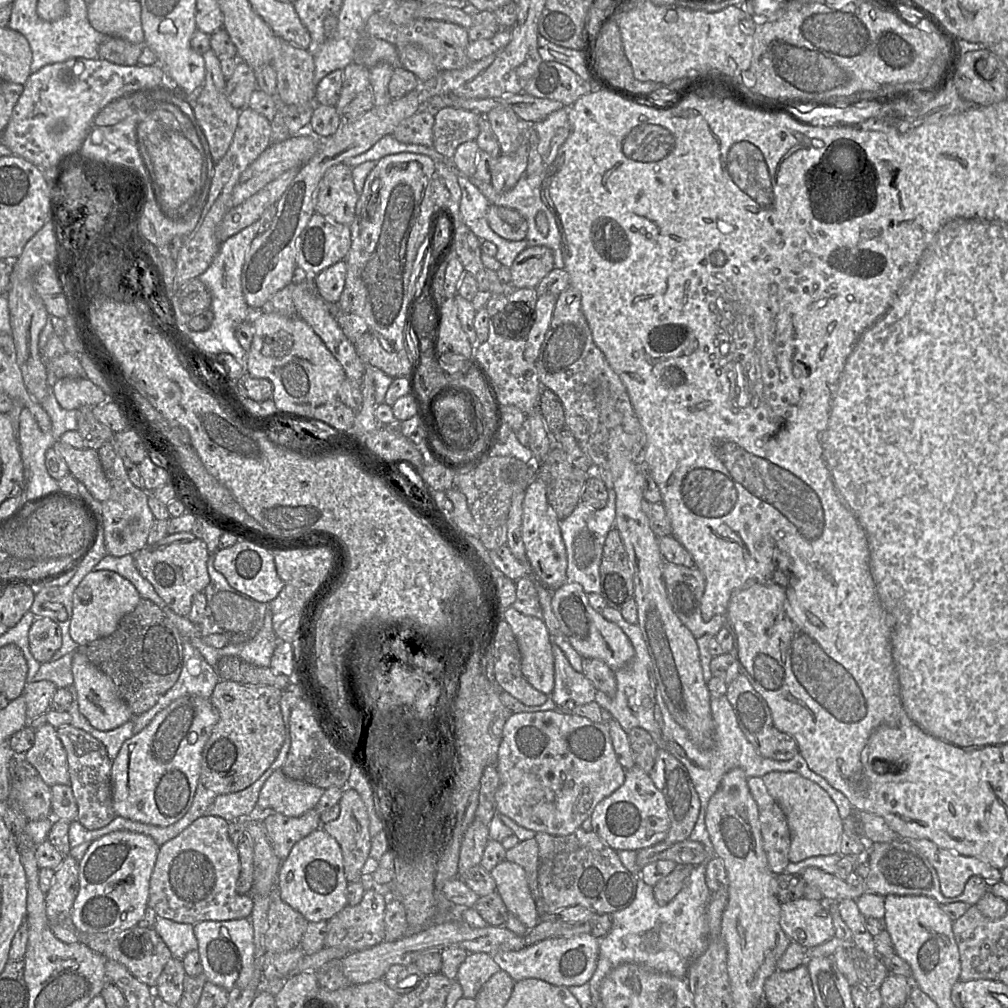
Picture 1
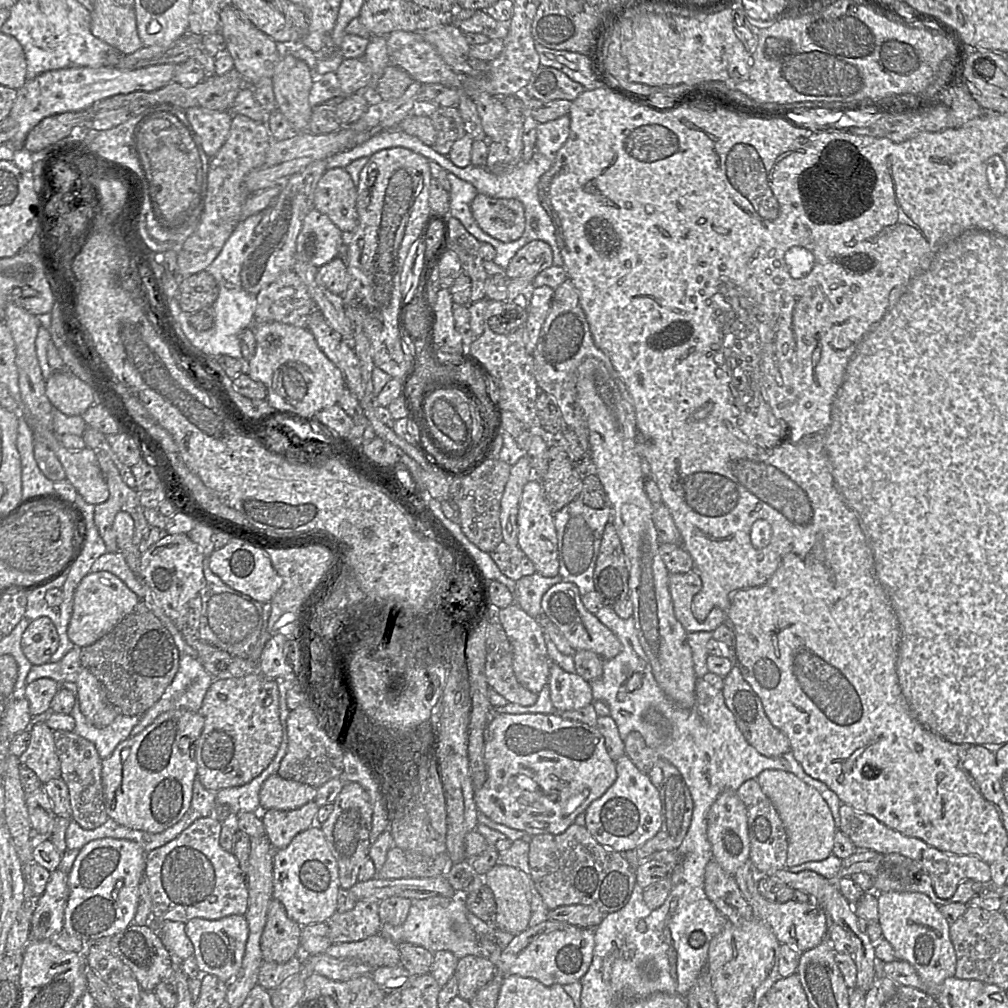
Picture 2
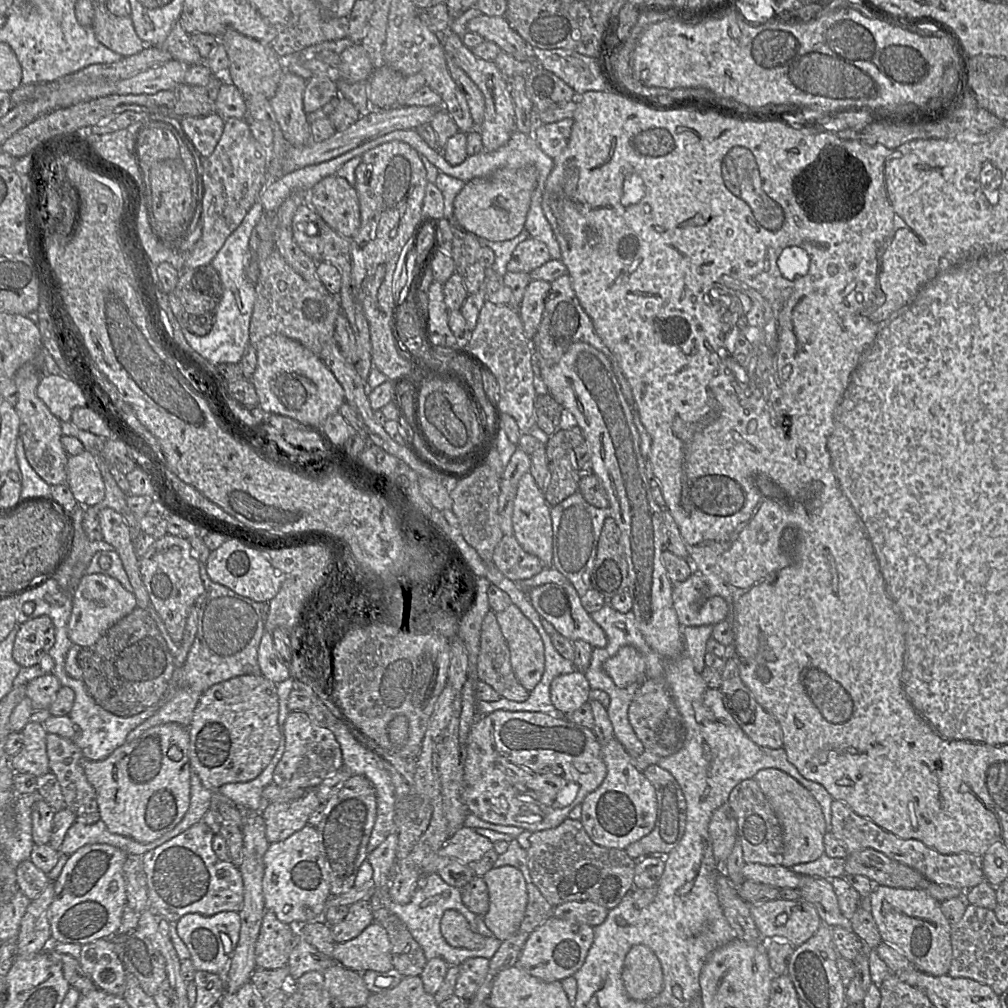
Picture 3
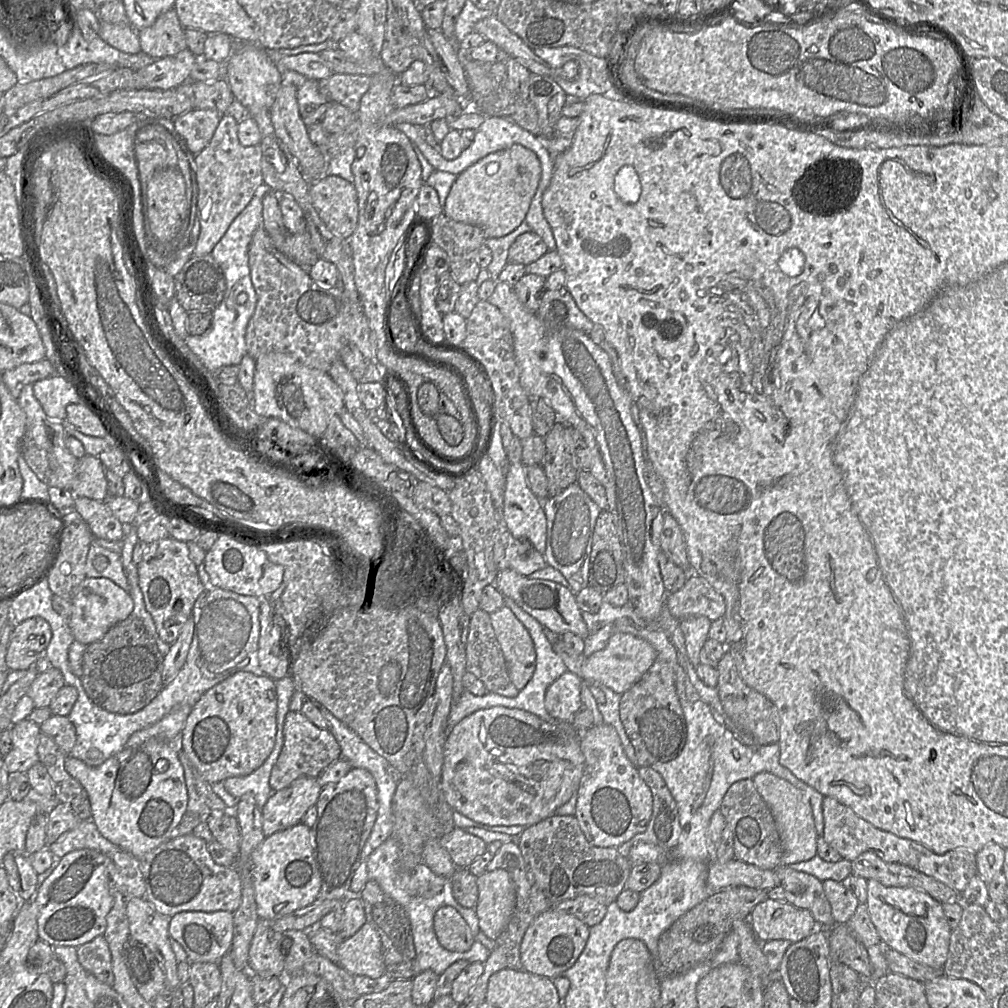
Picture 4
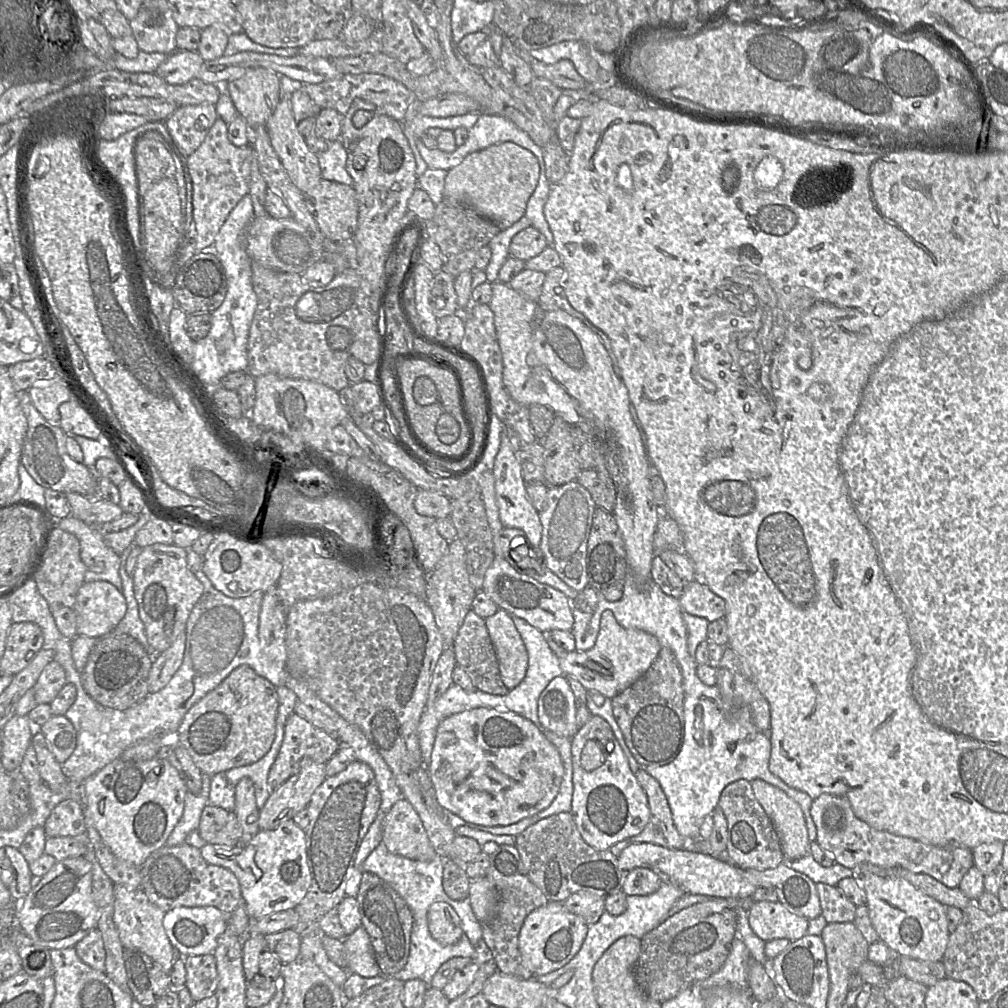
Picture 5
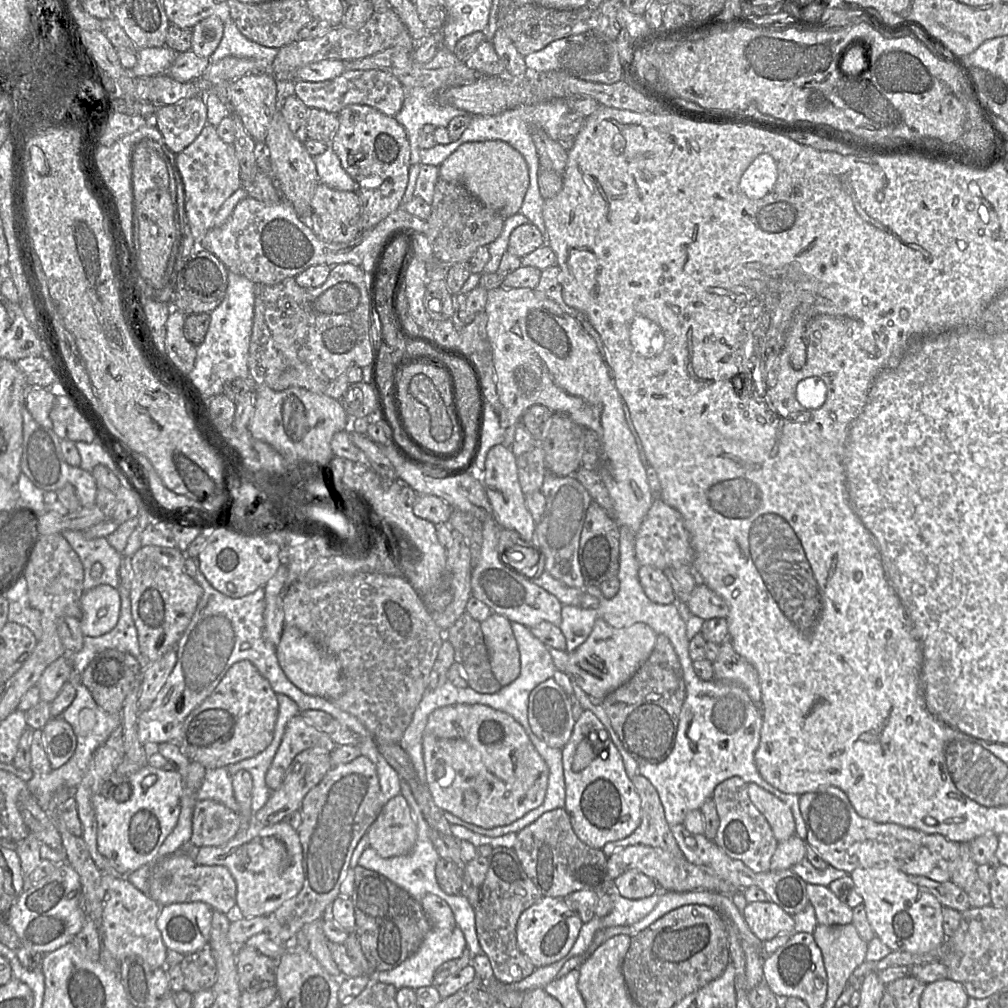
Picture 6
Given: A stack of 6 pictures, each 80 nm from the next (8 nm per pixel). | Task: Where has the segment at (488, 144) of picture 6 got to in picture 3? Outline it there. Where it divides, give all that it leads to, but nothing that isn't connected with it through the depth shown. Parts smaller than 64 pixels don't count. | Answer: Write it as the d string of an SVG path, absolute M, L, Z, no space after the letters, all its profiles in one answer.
M533 165L518 170L502 170L490 177L475 178L465 183L454 200L454 216L467 232L486 240L500 242L516 237L524 228L531 196L537 185Z

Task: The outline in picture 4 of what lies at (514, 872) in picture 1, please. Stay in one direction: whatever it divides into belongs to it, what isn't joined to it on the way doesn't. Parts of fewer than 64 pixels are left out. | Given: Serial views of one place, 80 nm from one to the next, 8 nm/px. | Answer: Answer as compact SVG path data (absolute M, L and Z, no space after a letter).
M496 869L477 876L478 902L475 912L480 930L496 940L507 927L516 905L514 884L507 871Z

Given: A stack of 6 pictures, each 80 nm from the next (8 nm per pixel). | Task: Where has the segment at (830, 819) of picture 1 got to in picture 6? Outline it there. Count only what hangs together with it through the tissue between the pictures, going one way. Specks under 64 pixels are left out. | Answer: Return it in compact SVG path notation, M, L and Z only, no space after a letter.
M755 783L748 784L752 803L768 821L778 842L795 835L795 820L791 808L772 793Z

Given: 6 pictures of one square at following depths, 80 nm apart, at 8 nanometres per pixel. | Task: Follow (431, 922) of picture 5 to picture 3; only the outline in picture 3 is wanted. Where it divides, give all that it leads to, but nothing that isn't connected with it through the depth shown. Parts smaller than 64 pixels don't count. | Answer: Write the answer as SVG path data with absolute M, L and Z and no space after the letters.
M456 910L444 912L440 930L447 943L455 948L479 949L486 941L486 937L471 930L464 916Z

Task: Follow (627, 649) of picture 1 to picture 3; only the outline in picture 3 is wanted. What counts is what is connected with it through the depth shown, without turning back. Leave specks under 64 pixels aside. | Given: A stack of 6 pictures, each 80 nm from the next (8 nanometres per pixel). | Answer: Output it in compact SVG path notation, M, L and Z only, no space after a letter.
M548 583L529 589L529 601L541 618L553 625L555 630L570 641L583 640L594 648L604 648L607 637L603 629L591 618L591 615L581 604L581 597L573 585L569 583Z

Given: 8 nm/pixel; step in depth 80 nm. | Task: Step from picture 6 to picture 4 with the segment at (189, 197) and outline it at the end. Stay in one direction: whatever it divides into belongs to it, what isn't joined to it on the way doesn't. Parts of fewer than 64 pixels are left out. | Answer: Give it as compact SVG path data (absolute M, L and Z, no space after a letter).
M222 114L209 144L194 157L198 185L197 215L200 233L192 257L210 254L233 220L256 193L265 188L259 145L242 146L238 139L239 121Z

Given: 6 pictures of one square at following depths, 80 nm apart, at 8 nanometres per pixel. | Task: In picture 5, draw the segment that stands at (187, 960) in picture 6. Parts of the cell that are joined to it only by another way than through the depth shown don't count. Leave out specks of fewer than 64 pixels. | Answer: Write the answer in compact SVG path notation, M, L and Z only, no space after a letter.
M213 954L183 957L186 969L185 987L193 1002L215 994L218 974Z

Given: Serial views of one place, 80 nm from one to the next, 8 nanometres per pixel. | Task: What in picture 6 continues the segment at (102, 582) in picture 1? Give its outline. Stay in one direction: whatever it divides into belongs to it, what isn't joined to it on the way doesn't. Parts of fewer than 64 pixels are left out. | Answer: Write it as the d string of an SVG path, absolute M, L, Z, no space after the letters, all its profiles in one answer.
M108 584L84 591L81 597L81 630L84 636L98 637L110 632L120 616L121 596Z

